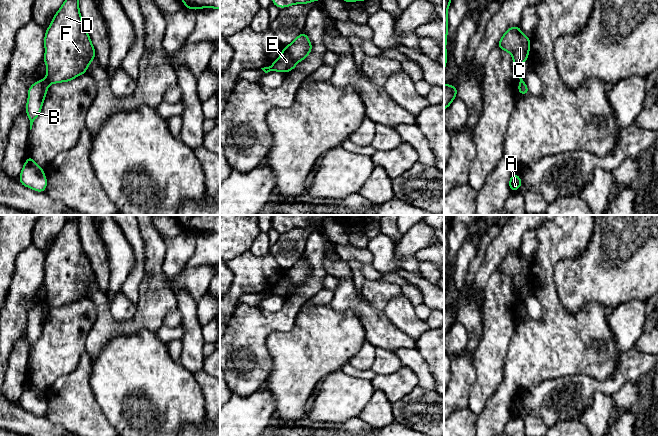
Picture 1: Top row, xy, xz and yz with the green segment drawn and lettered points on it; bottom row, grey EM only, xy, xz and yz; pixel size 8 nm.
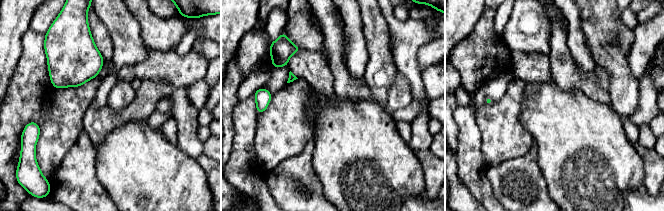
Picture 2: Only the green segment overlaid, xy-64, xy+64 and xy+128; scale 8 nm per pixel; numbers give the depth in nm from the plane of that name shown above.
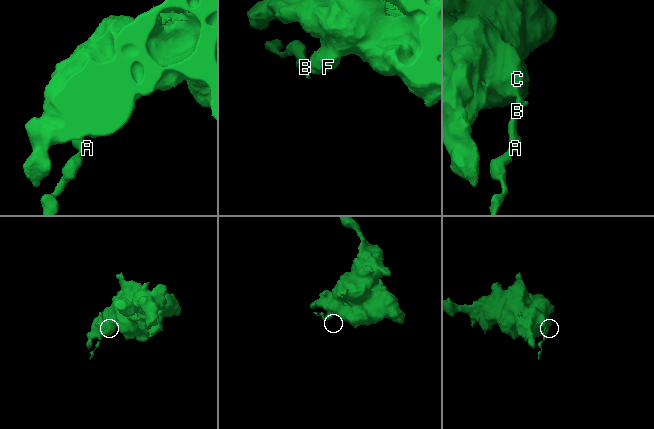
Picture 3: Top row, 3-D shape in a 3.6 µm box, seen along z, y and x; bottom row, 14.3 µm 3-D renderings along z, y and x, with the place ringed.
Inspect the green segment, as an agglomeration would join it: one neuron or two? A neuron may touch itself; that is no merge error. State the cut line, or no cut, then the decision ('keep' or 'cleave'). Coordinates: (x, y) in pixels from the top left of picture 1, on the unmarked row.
cut in xy along (45, 302), (49, 307); cleave

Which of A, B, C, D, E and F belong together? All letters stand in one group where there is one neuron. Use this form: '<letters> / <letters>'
A B / C D E F

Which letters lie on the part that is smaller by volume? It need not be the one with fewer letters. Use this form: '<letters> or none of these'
A, B

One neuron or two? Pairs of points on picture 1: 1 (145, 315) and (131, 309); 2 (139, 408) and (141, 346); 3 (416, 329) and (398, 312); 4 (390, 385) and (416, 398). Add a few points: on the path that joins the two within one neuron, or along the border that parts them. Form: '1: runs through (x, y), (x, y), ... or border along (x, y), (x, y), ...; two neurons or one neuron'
1: border along (137, 304), (131, 319), (117, 321), (113, 317); two neurons
2: runs through (139, 393), (139, 365), (141, 361); one neuron
3: runs through (412, 326), (402, 316); one neuron
4: border along (418, 385), (393, 403); two neurons

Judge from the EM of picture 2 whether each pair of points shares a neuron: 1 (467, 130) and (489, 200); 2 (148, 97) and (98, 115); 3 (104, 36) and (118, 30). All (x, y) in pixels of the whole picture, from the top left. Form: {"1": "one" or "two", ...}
{"1": "one", "2": "one", "3": "two"}

